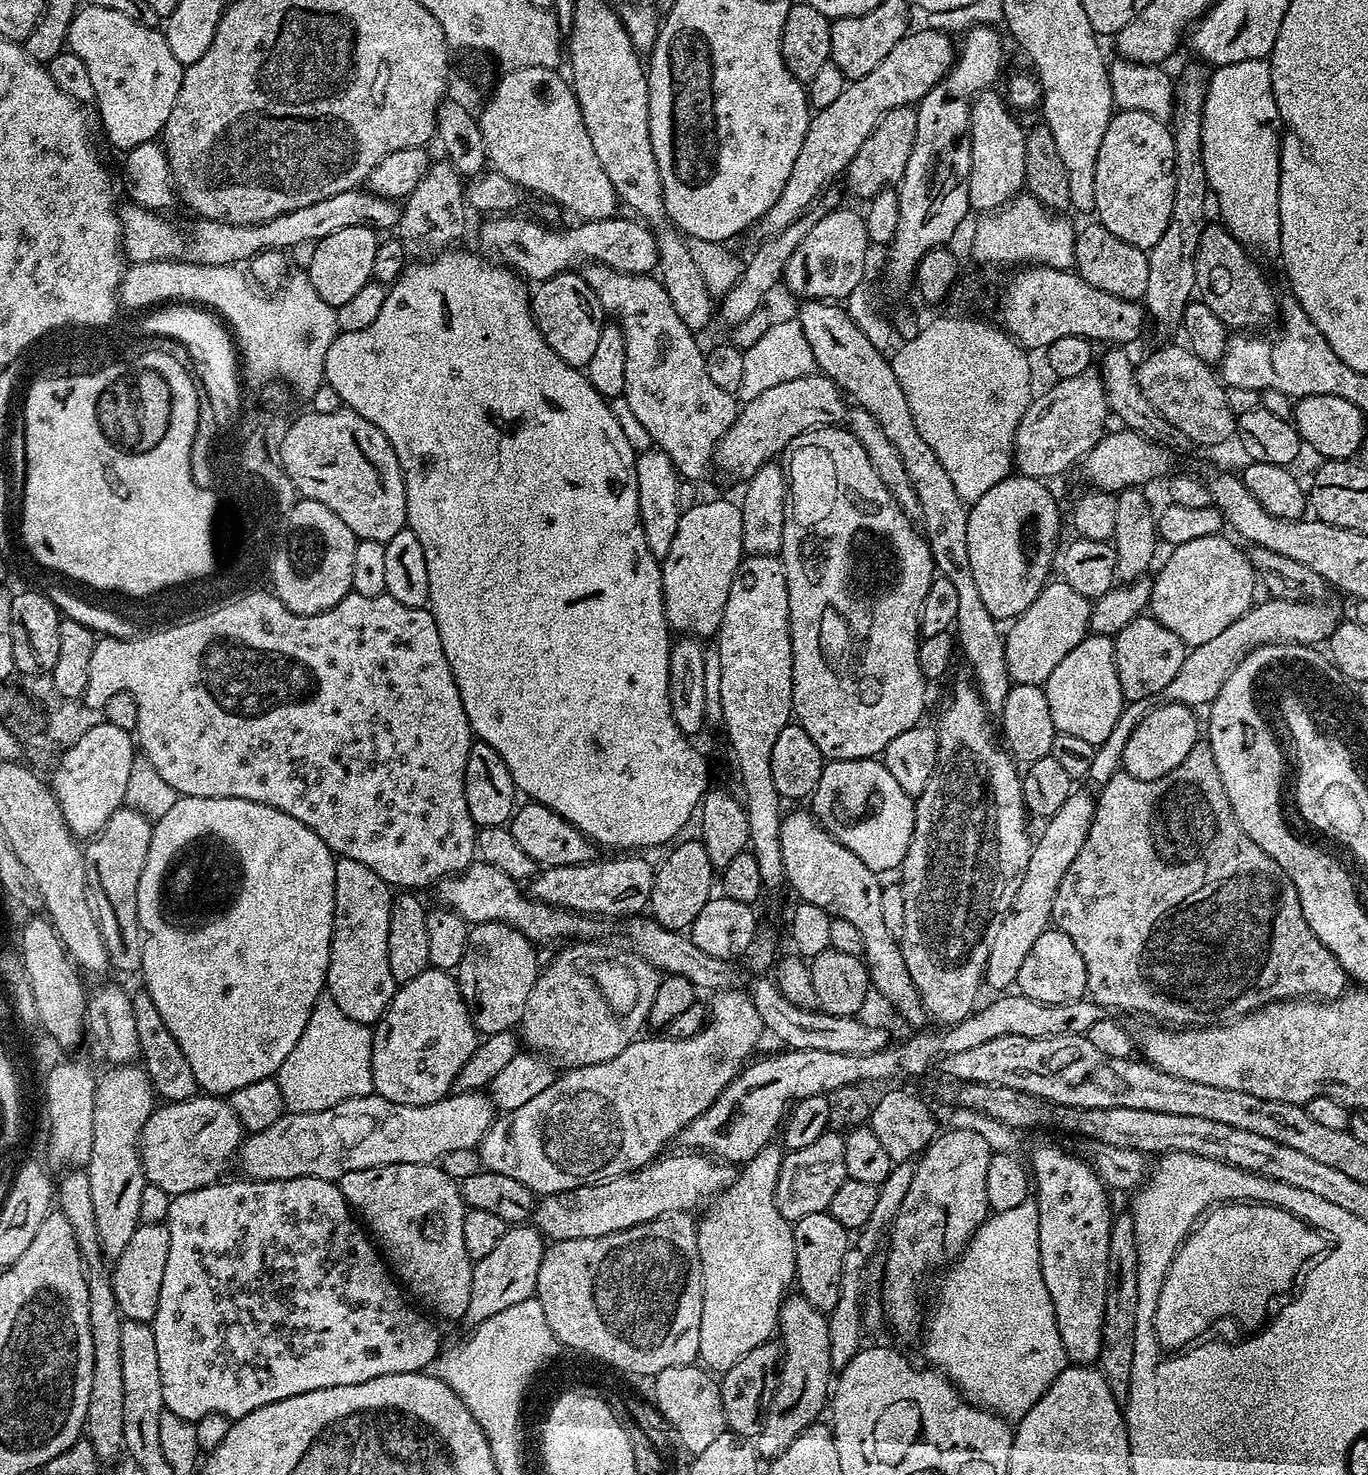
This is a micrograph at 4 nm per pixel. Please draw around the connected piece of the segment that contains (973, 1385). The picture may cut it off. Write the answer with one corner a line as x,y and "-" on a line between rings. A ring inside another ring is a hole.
1030,1198
1022,1202
1022,1206
1014,1206
1014,1210
992,1212
950,1266
956,1272
941,1278
940,1297
930,1304
926,1312
929,1320
922,1328
924,1356
928,1359
925,1361
943,1372
968,1403
995,1412
1009,1421
1019,1421
1034,1402
1042,1398
1066,1364
1058,1322
1054,1318
1054,1302
1050,1302
1046,1281
1042,1278
1035,1199

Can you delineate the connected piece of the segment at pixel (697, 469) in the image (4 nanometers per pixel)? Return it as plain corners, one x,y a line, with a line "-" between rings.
589,263
582,275
590,290
594,290
605,313
614,318
624,332
625,386
622,399
628,403
630,410
634,410
634,418
642,422
653,445
672,459
681,477
685,481
702,479
708,472
708,464
710,468
713,463
717,442
734,422
738,411
737,397
714,386
710,374
706,374
705,349
696,345
697,337
686,326
686,322
678,318
674,302
670,302
670,294
666,294
663,284
655,275
635,276
605,264
594,263

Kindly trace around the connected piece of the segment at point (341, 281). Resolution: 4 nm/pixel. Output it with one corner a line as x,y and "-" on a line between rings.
346,226
346,230
334,230
334,234
326,234
326,238
315,241
306,271
322,302
331,308
340,308
342,302
350,302
350,298
354,298
362,286
370,283
378,245
376,236
377,233
367,226

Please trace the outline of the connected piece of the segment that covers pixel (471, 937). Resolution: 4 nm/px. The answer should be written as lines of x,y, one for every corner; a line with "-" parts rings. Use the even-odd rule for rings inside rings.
488,921
469,927
466,954
454,975
477,1033
487,1037
519,1025
538,975
535,951
534,944
510,924

